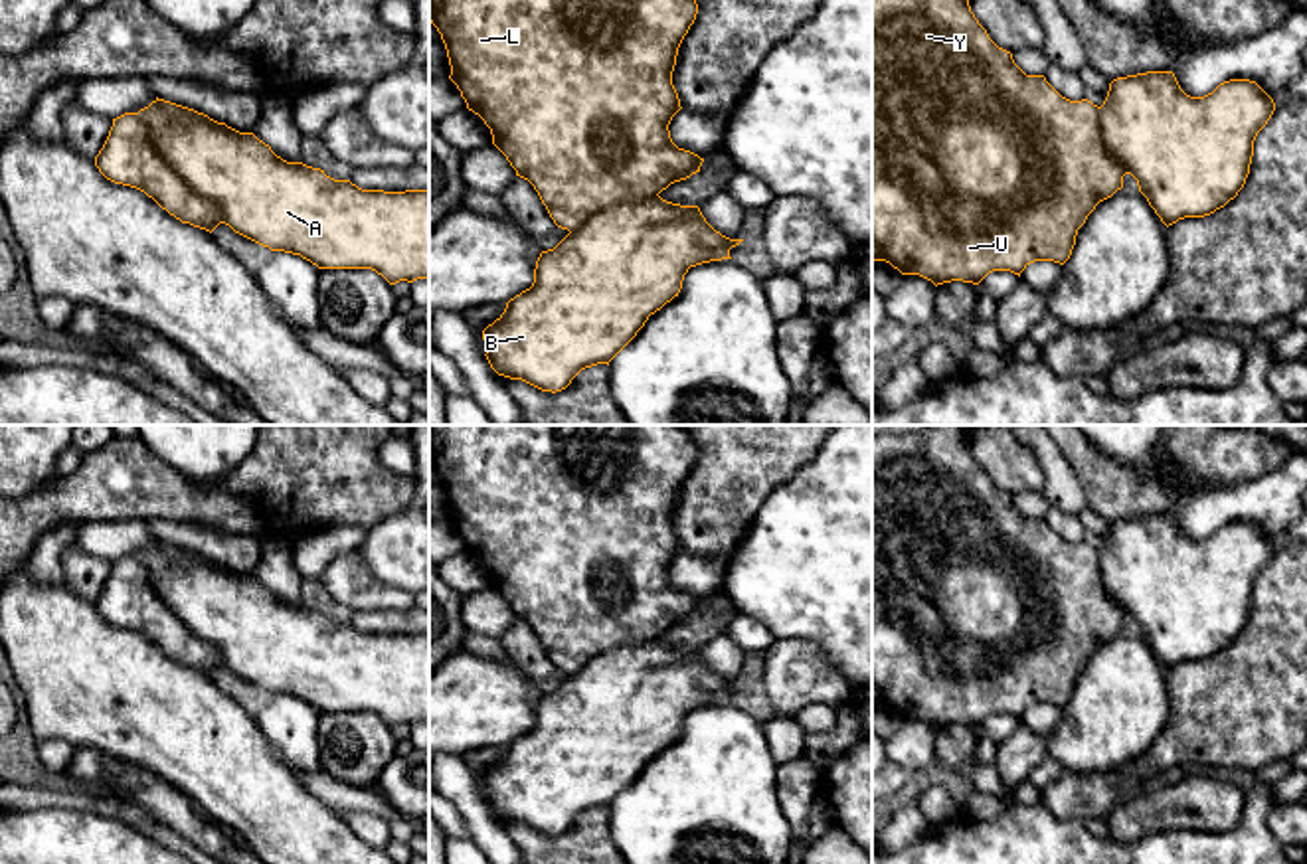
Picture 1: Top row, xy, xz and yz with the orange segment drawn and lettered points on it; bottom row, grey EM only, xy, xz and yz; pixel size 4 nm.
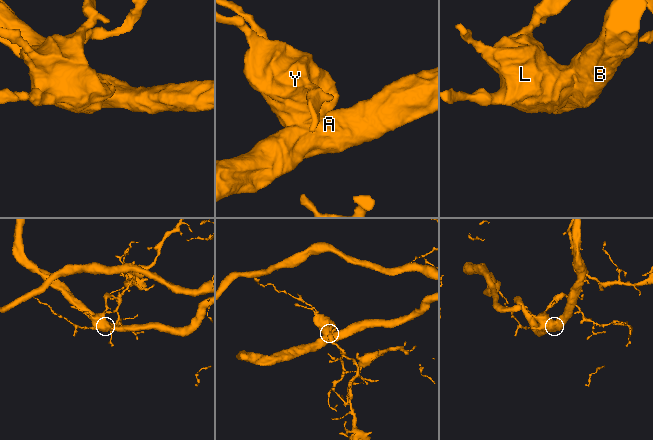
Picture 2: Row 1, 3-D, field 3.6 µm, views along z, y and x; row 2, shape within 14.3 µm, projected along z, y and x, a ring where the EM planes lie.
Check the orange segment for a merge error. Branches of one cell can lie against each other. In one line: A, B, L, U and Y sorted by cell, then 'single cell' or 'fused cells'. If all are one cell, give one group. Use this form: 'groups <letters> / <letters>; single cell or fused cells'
groups A B L U Y; single cell

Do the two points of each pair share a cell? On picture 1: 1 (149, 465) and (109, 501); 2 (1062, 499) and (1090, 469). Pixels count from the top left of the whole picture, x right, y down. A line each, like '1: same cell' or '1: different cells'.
1: same cell
2: different cells

